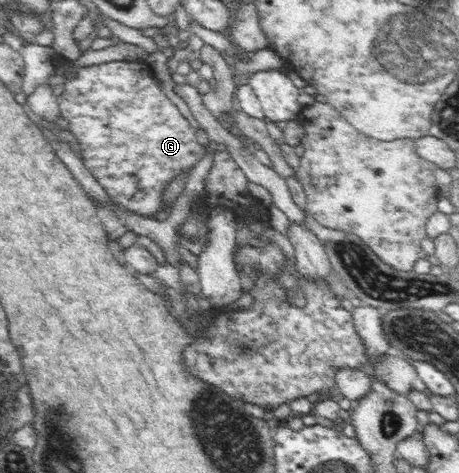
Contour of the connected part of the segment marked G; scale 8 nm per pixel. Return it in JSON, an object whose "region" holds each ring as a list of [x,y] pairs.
{"region":[[[56,57],[55,60],[56,70],[65,77],[63,91],[57,96],[61,116],[68,121],[69,130],[80,145],[84,166],[113,204],[134,214],[154,217],[163,207],[162,194],[166,186],[206,156],[206,150],[198,144],[196,130],[160,88],[153,70],[148,70],[148,65],[140,65],[141,60],[111,61],[84,68],[75,67],[74,61],[61,61]]]}

